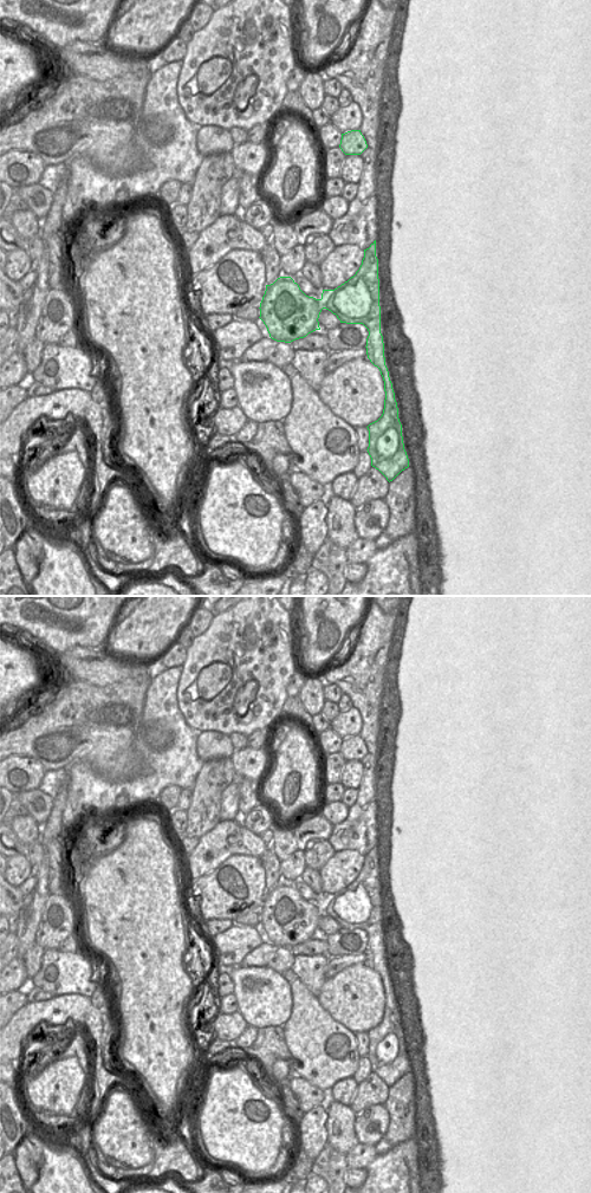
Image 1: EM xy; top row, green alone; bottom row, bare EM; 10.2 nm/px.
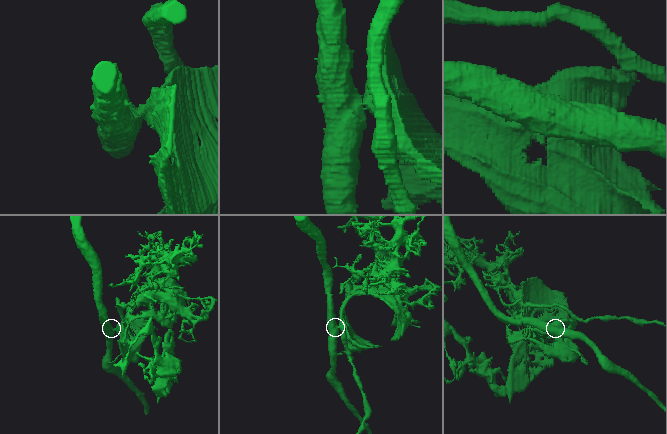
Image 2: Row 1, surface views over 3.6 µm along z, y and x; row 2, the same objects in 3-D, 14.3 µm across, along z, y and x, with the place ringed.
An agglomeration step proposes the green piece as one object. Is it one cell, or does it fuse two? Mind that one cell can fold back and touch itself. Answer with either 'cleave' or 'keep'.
cleave

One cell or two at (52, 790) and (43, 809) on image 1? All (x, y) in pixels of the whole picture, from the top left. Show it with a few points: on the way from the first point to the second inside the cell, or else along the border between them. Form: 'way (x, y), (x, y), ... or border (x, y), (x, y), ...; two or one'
border (37, 789), (52, 798); two

